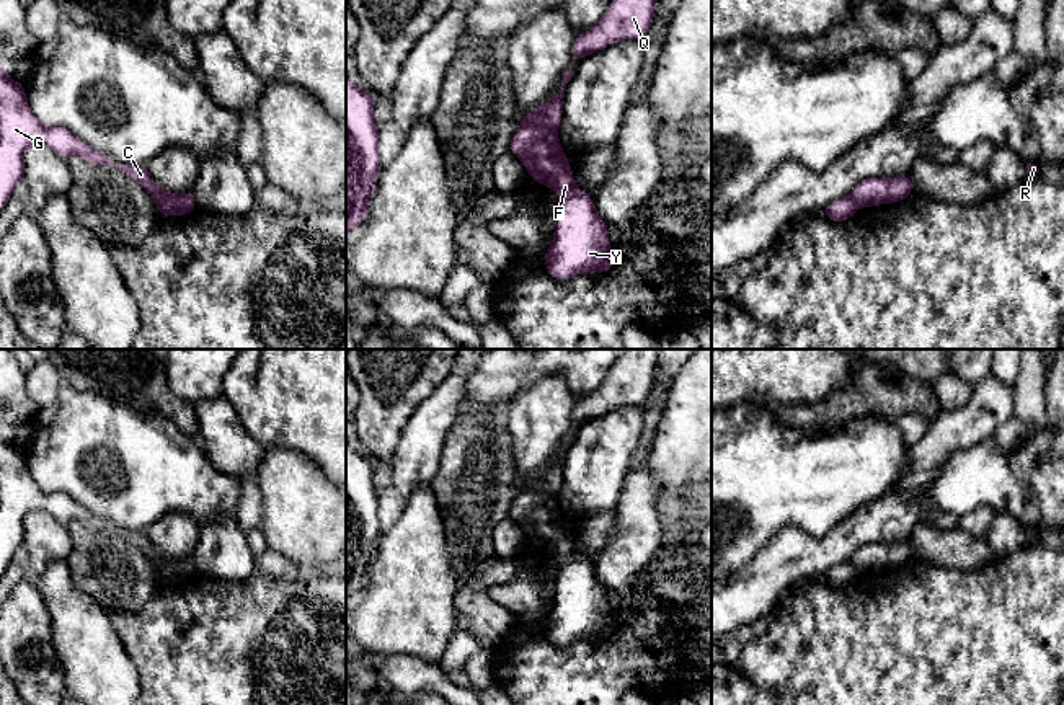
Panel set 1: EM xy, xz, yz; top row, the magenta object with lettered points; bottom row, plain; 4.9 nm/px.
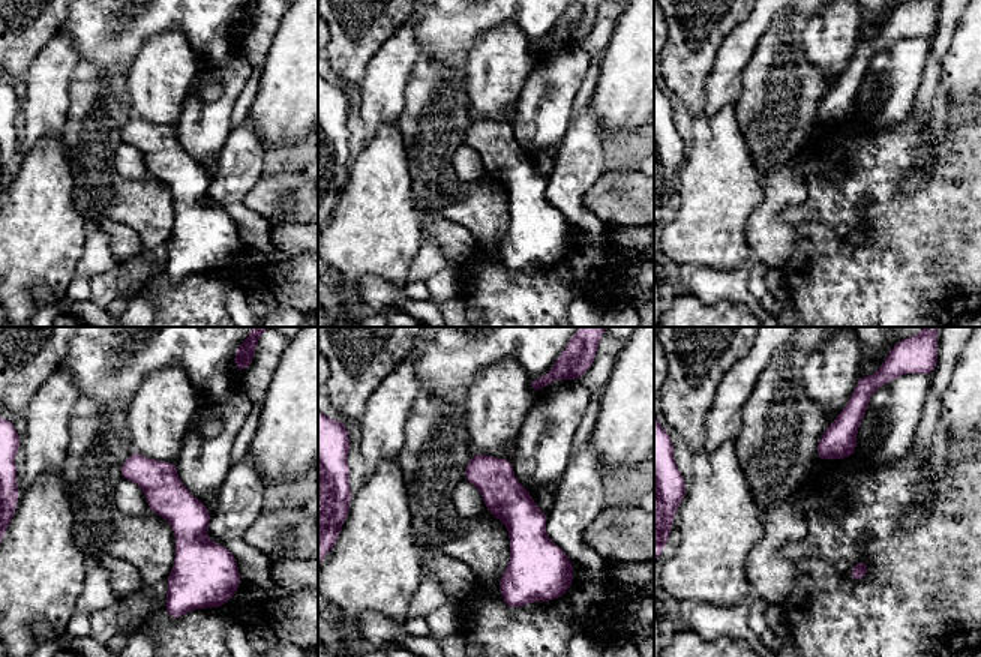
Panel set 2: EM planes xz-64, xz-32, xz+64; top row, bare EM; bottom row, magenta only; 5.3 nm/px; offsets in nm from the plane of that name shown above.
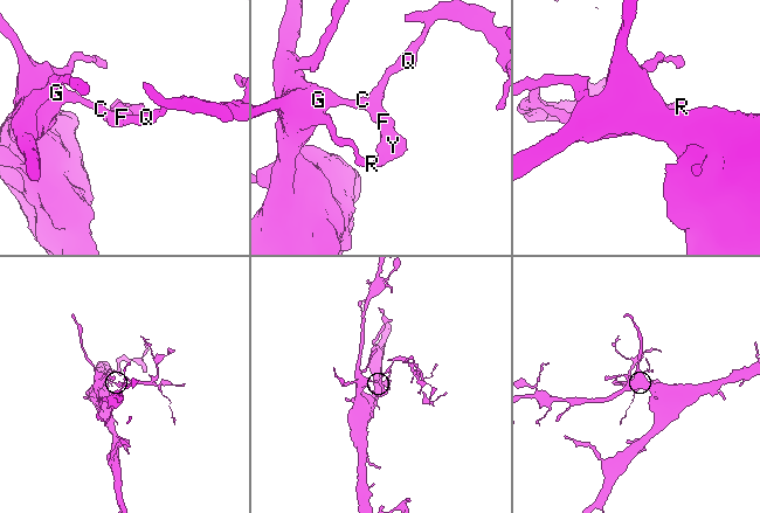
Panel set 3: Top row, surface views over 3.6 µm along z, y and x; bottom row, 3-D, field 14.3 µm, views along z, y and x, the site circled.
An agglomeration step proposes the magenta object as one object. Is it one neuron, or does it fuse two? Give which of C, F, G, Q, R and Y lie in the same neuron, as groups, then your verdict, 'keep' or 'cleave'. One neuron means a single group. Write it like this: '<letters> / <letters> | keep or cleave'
C F G R Y / Q | cleave

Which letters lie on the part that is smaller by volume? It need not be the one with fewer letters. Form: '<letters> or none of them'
Q

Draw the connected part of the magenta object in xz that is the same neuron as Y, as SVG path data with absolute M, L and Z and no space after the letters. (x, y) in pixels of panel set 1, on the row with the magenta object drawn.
M521 122L509 153L522 160L535 183L560 197L553 242L543 255L548 274L568 281L583 273L610 271L615 256L609 246L609 225L596 212L592 196L576 188L558 132Z

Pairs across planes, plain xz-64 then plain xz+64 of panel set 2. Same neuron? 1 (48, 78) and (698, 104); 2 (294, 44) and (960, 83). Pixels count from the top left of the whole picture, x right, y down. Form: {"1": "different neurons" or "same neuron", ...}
{"1": "different neurons", "2": "same neuron"}

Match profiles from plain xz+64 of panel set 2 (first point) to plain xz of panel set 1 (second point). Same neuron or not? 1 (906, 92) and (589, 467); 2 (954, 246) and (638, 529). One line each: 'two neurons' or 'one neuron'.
1: one neuron
2: two neurons

